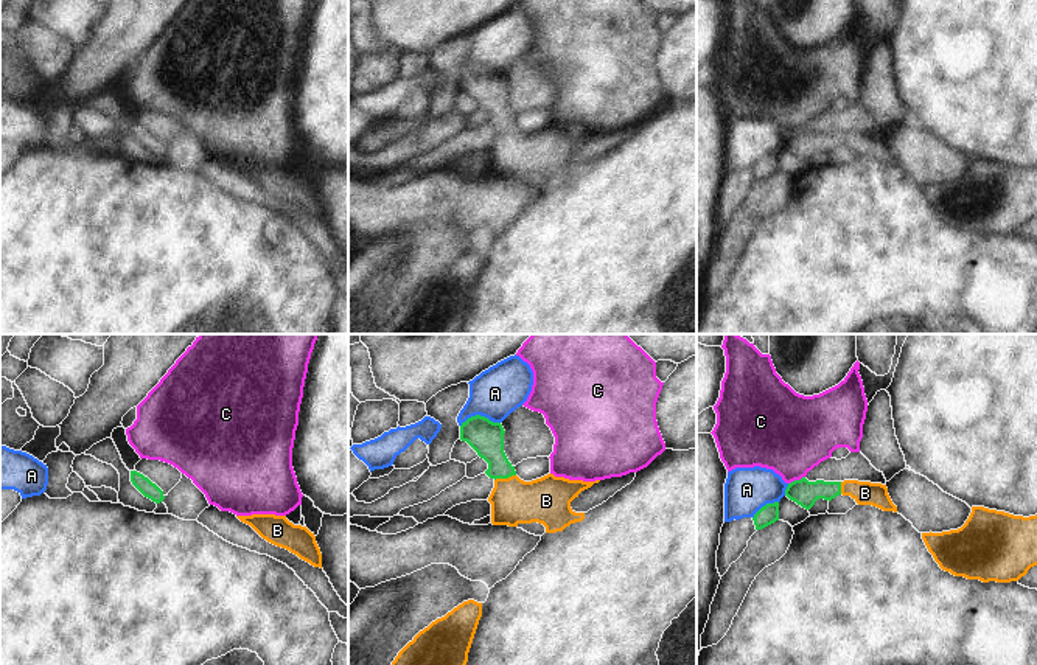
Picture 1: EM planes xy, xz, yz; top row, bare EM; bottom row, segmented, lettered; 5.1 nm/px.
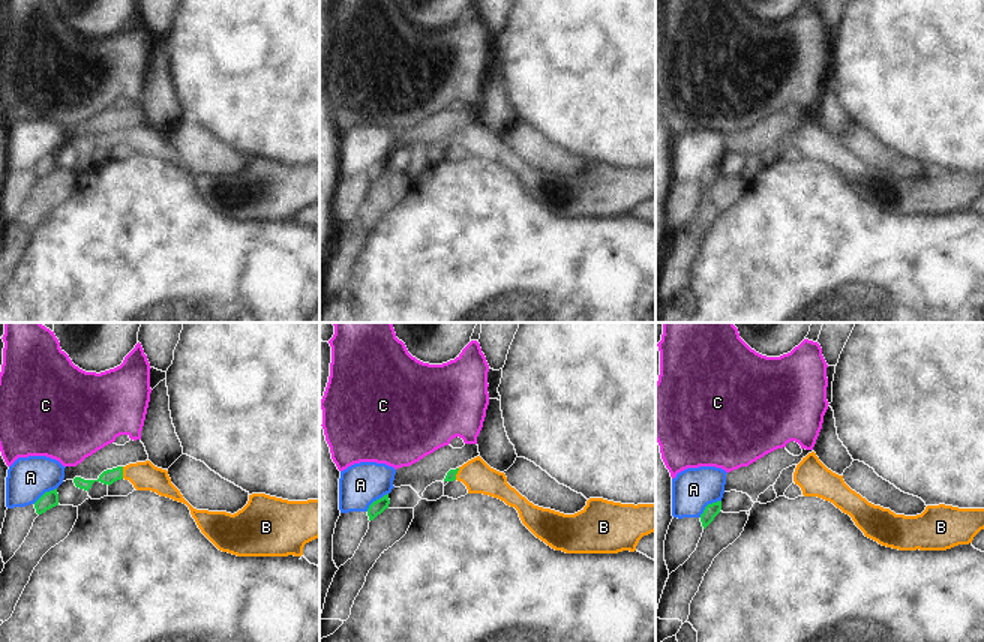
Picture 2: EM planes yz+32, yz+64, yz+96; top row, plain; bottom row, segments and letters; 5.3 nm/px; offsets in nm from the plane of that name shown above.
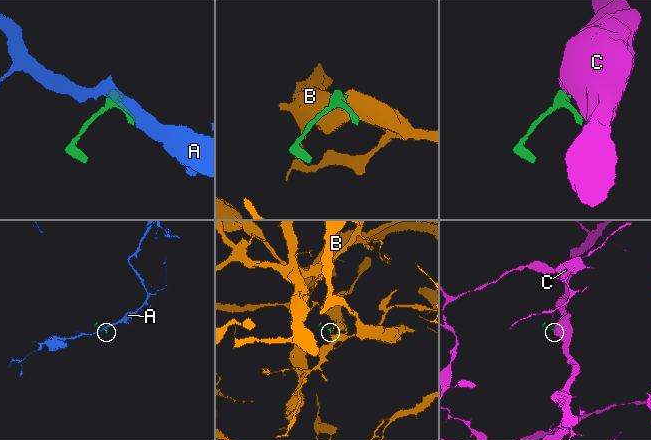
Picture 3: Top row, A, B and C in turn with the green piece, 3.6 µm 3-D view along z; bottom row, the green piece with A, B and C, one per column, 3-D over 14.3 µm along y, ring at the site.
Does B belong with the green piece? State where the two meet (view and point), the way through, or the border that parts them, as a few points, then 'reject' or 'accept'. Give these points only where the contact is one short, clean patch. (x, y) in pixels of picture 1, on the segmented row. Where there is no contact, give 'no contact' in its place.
xz (504, 477) | across xz (485, 437), (504, 477), (527, 501), (546, 501) | accept

